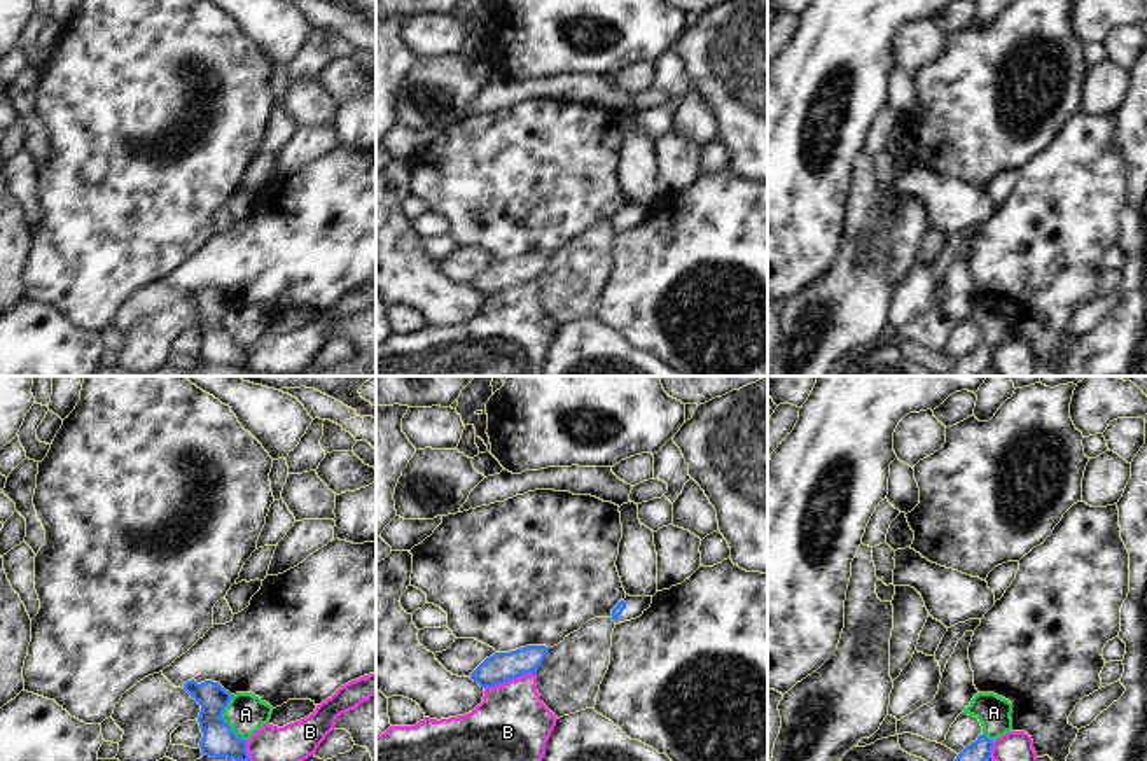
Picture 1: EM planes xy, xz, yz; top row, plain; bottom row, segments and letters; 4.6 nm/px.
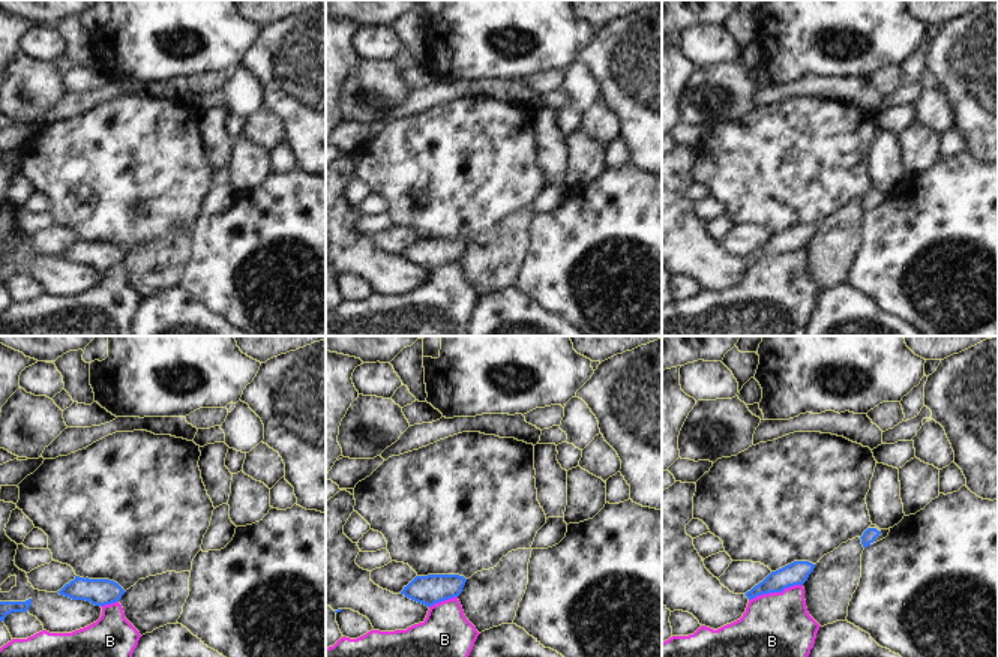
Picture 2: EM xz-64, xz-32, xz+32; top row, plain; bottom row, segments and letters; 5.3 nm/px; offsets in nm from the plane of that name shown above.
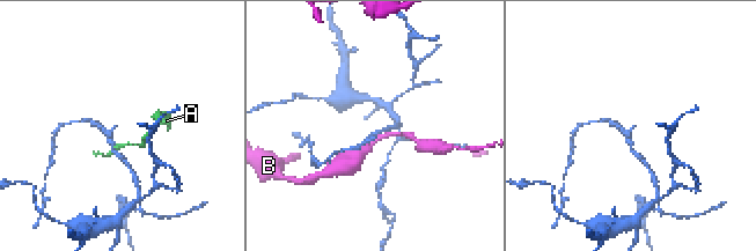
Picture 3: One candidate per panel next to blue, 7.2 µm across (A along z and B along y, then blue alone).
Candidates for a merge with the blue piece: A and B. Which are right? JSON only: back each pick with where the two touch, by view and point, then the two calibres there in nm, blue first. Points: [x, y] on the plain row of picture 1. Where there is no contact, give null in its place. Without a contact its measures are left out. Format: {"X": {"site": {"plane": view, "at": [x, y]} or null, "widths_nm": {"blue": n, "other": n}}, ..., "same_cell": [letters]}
{"same_cell": []}

